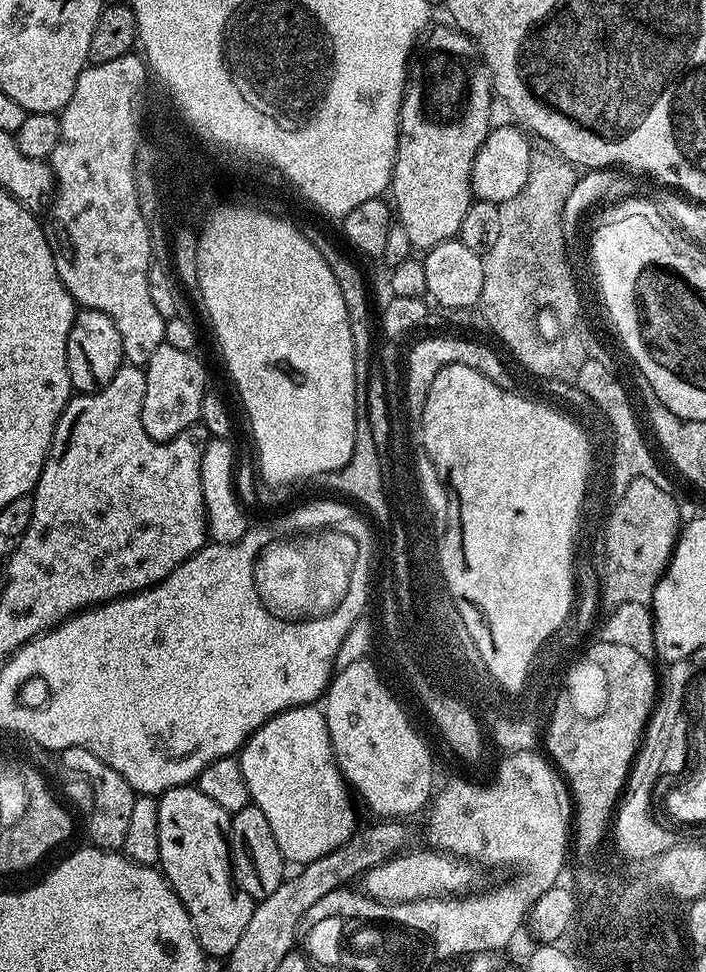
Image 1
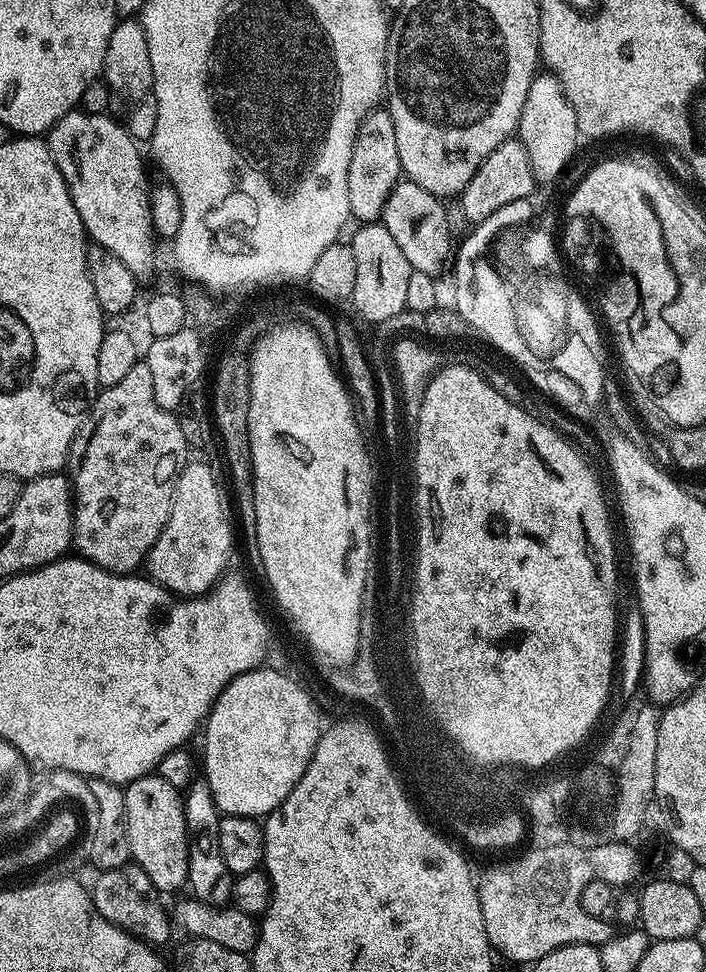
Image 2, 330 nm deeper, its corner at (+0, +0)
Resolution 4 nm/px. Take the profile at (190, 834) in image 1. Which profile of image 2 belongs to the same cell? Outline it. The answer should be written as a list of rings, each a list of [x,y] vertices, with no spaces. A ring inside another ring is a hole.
[[[149,774],[131,780],[124,788],[126,798],[126,834],[132,860],[154,882],[161,894],[176,892],[188,883],[188,841],[190,833],[184,813],[181,789],[170,786],[159,774]]]

